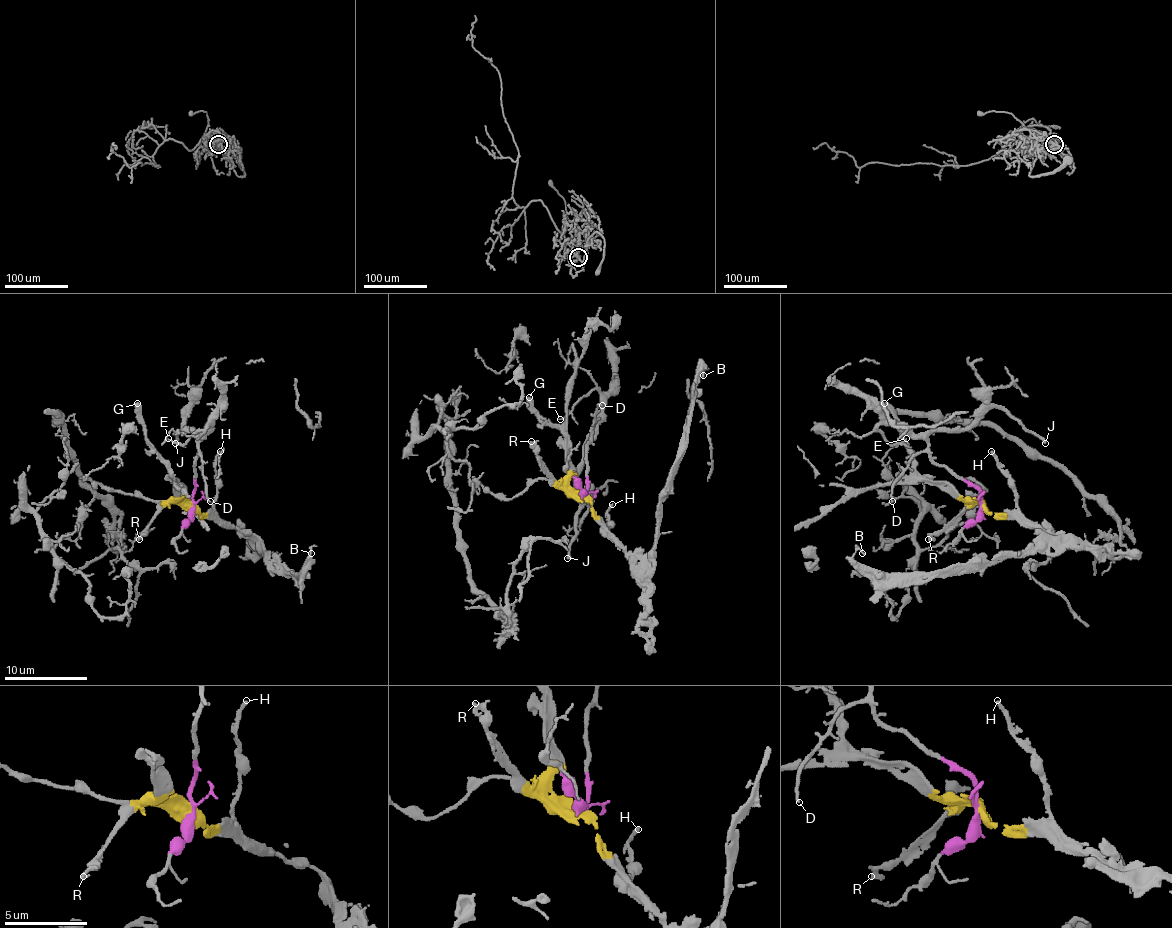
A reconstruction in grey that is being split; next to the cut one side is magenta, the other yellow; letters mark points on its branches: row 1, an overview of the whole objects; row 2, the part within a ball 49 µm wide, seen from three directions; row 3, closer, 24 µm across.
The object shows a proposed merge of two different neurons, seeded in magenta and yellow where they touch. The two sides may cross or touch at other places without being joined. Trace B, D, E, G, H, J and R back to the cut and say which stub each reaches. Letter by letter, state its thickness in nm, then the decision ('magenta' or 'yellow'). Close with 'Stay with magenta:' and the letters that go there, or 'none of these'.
B: 120 nm thick; yellow
D: 180 nm thick; magenta
E: 100 nm thick; magenta
G: 500 nm thick; yellow
H: 200 nm thick; yellow
J: 260 nm thick; magenta
R: 260 nm thick; yellow
Stay with magenta: D, E, J

